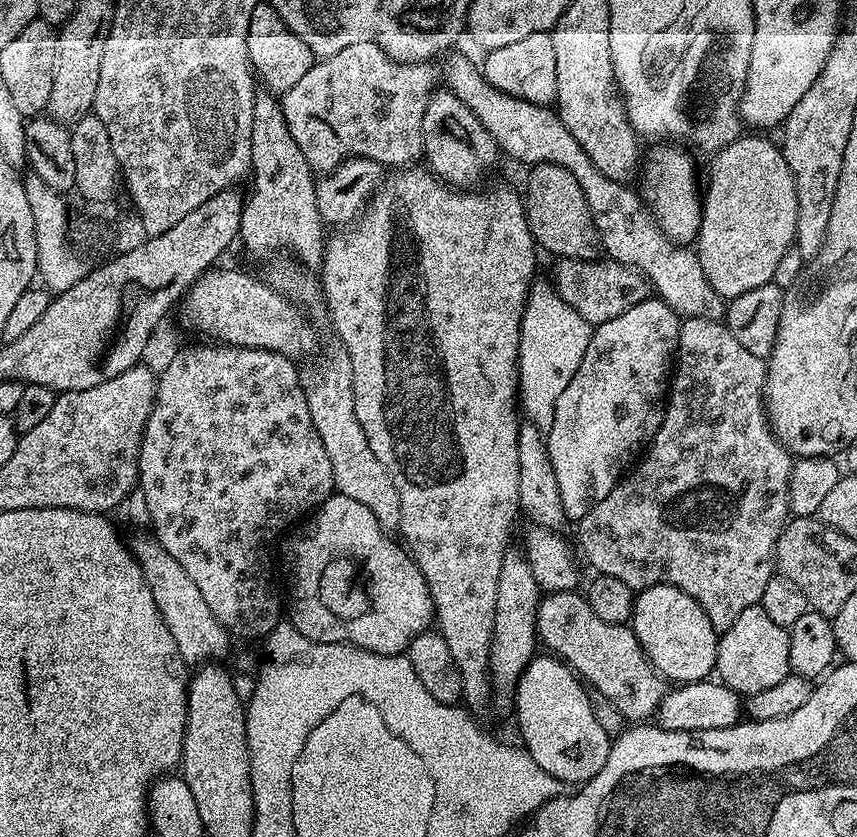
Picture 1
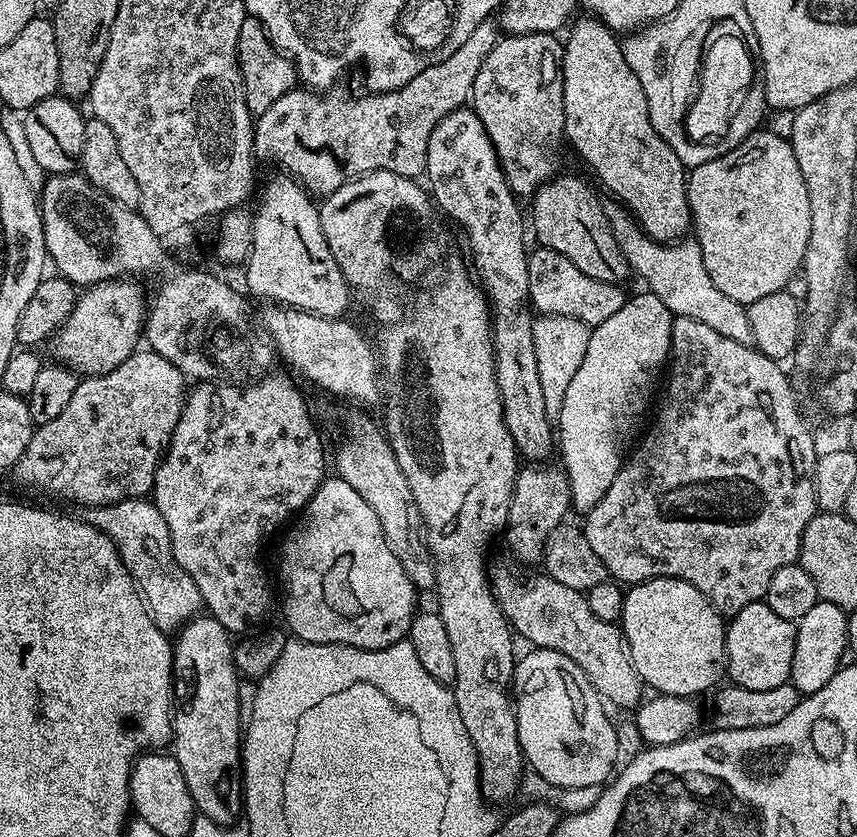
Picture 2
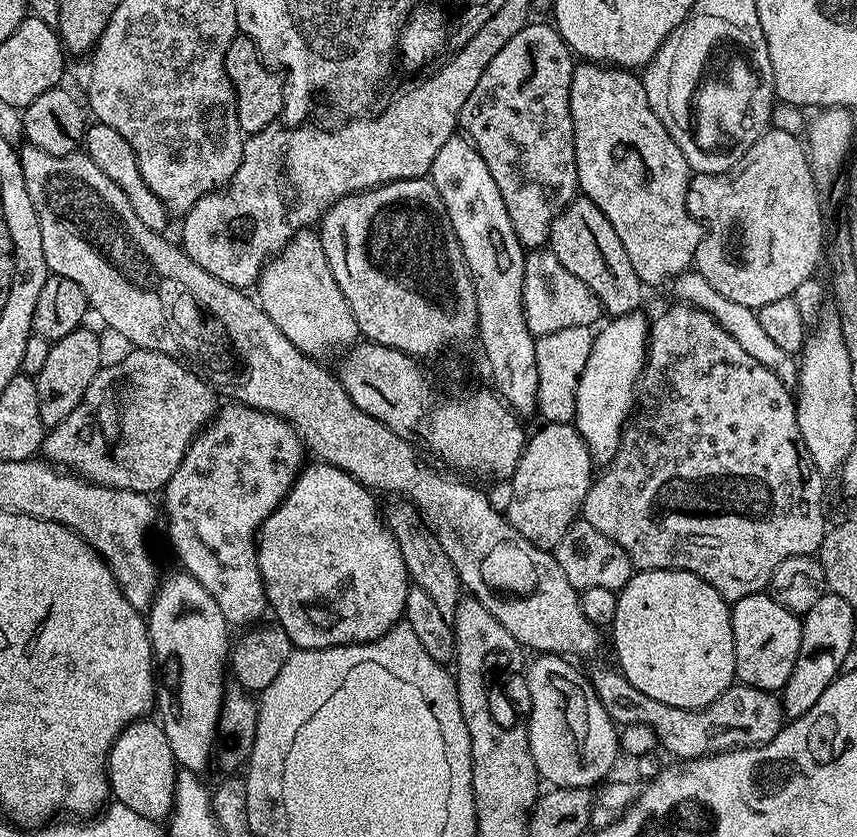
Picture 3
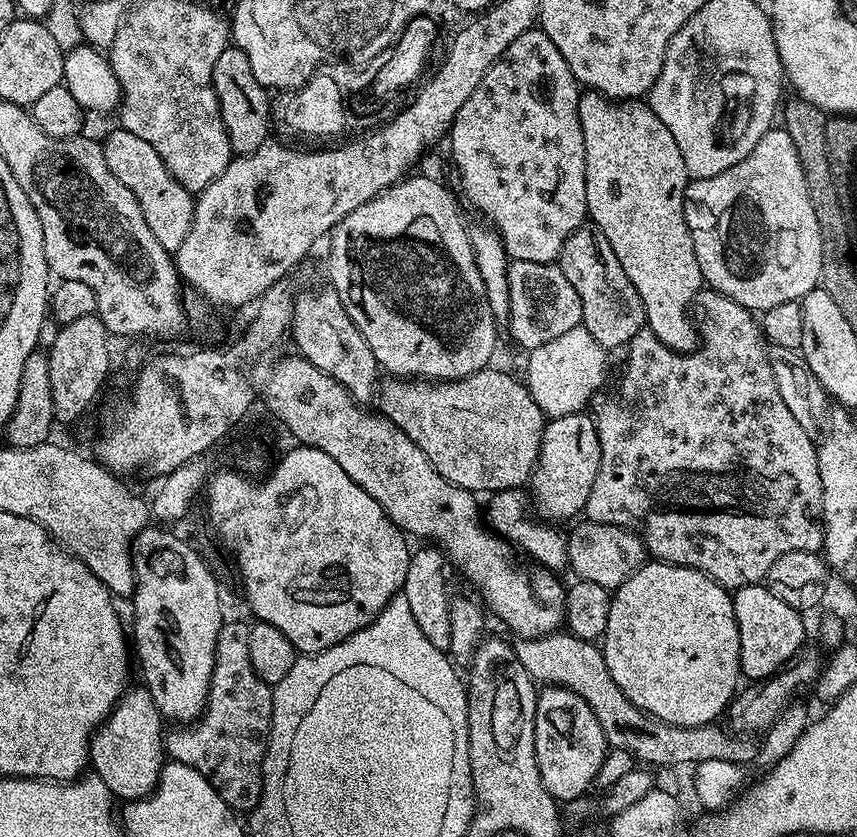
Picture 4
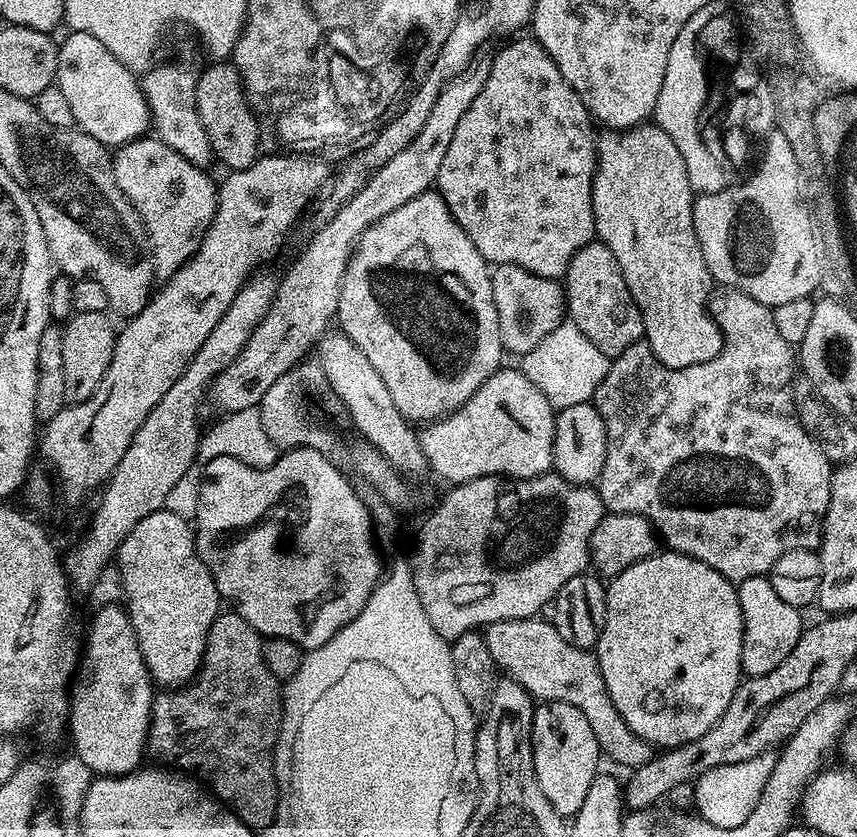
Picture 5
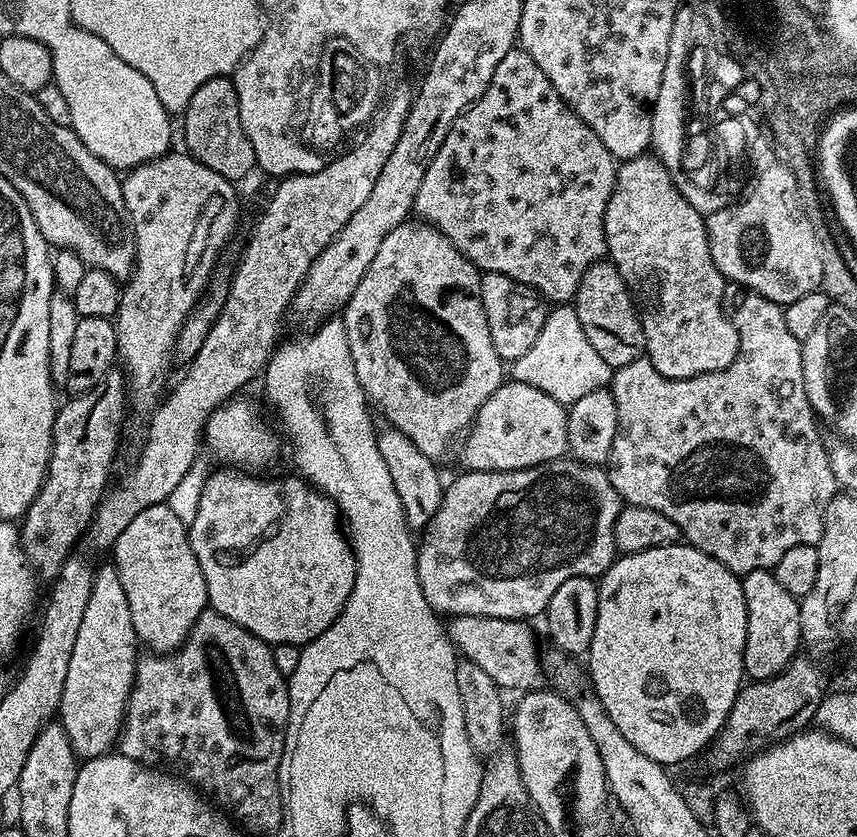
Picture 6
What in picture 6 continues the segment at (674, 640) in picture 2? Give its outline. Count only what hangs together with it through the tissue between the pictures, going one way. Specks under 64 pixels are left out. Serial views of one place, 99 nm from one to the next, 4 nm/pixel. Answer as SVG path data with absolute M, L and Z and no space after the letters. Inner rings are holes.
M681 542L678 544L671 544L670 546L658 546L650 550L629 552L621 555L619 558L613 560L609 568L604 571L604 575L599 577L598 587L600 590L598 594L598 622L594 622L594 638L590 642L590 646L586 653L586 661L588 660L588 674L586 670L586 676L592 679L591 691L600 699L602 706L606 706L606 714L610 714L610 719L614 721L614 726L618 726L618 730L622 730L622 735L625 736L626 742L630 742L630 746L635 746L636 749L642 750L642 754L646 754L646 758L650 758L654 762L658 762L665 766L673 766L672 764L680 764L683 760L688 760L691 756L698 755L699 752L701 755L701 753L707 749L708 745L715 740L720 729L724 727L724 723L727 722L730 710L736 701L736 695L739 694L746 680L746 673L744 670L744 647L746 646L746 618L748 615L746 614L746 598L744 597L744 586L741 577L737 575L737 573L731 572L726 566L722 566L722 562L710 558L710 554L693 548L692 545L687 542Z

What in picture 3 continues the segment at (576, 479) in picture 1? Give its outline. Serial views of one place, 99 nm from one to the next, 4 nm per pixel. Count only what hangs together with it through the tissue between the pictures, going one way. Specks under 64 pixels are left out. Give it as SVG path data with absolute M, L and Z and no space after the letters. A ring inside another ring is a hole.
M643 311L628 312L625 316L609 319L608 325L601 332L597 331L592 337L590 358L586 358L586 366L582 370L582 378L578 382L576 391L575 426L582 434L586 446L590 450L593 461L597 465L606 466L620 449L620 436L624 426L634 408L636 385L640 382L640 375L644 369L644 359L648 356L649 317L643 316Z

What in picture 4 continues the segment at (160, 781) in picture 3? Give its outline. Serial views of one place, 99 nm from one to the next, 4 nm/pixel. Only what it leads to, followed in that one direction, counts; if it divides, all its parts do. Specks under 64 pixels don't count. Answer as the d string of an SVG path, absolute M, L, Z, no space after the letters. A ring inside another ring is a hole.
M143 686L129 687L116 703L116 709L92 733L91 771L106 782L113 797L120 799L121 796L124 802L141 800L155 790L166 763L165 735L166 721L160 715L158 706L154 706L154 698L148 689Z

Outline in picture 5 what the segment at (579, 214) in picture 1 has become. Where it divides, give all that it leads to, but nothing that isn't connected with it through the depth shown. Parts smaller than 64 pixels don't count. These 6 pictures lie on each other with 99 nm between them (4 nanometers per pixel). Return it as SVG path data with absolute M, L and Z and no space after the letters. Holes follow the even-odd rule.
M593 242L582 246L562 277L562 287L566 297L566 316L598 350L615 354L626 350L626 346L641 343L644 334L642 314L618 270L614 254L602 243Z

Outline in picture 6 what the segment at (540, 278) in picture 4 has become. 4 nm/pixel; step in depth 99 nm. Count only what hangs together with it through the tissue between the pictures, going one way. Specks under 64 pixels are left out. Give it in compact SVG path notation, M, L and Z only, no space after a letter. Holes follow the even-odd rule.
M485 272L480 277L480 285L482 310L486 310L486 326L490 326L490 338L494 342L494 350L505 362L522 358L522 354L526 354L526 350L534 346L534 338L542 334L542 326L550 311L549 301L530 286L506 278L506 274Z

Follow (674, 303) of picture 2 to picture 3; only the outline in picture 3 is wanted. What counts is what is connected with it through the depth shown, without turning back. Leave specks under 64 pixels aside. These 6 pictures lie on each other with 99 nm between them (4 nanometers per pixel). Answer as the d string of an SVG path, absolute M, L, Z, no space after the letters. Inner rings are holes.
M695 270L683 272L682 275L676 277L671 281L671 288L679 303L691 304L693 308L700 308L706 314L710 314L726 330L726 334L733 336L738 342L738 346L742 346L742 350L746 350L746 354L750 354L750 358L758 358L758 362L762 362L762 366L766 366L766 370L774 373L783 384L795 385L798 371L797 357L793 353L779 348L766 335L762 322L758 322L757 309L741 306L739 302L730 302L730 298L718 294L718 290L714 290L714 286L710 286L710 282L706 282L706 278L702 278L702 274Z

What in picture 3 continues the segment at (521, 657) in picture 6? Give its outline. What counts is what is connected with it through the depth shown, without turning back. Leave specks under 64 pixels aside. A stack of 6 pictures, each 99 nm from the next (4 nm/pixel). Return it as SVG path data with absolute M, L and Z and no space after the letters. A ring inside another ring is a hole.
M600 664L593 672L590 672L592 689L598 694L606 714L612 719L613 724L623 726L625 724L645 724L654 730L656 743L669 756L677 761L697 760L703 756L717 756L720 752L733 752L736 748L753 748L755 744L768 744L784 729L786 717L784 708L780 705L780 697L777 693L767 692L761 688L755 688L749 684L733 682L710 706L705 708L675 708L666 706L662 702L654 702L654 698L646 698L642 690L634 690L630 682L615 667L607 668Z

